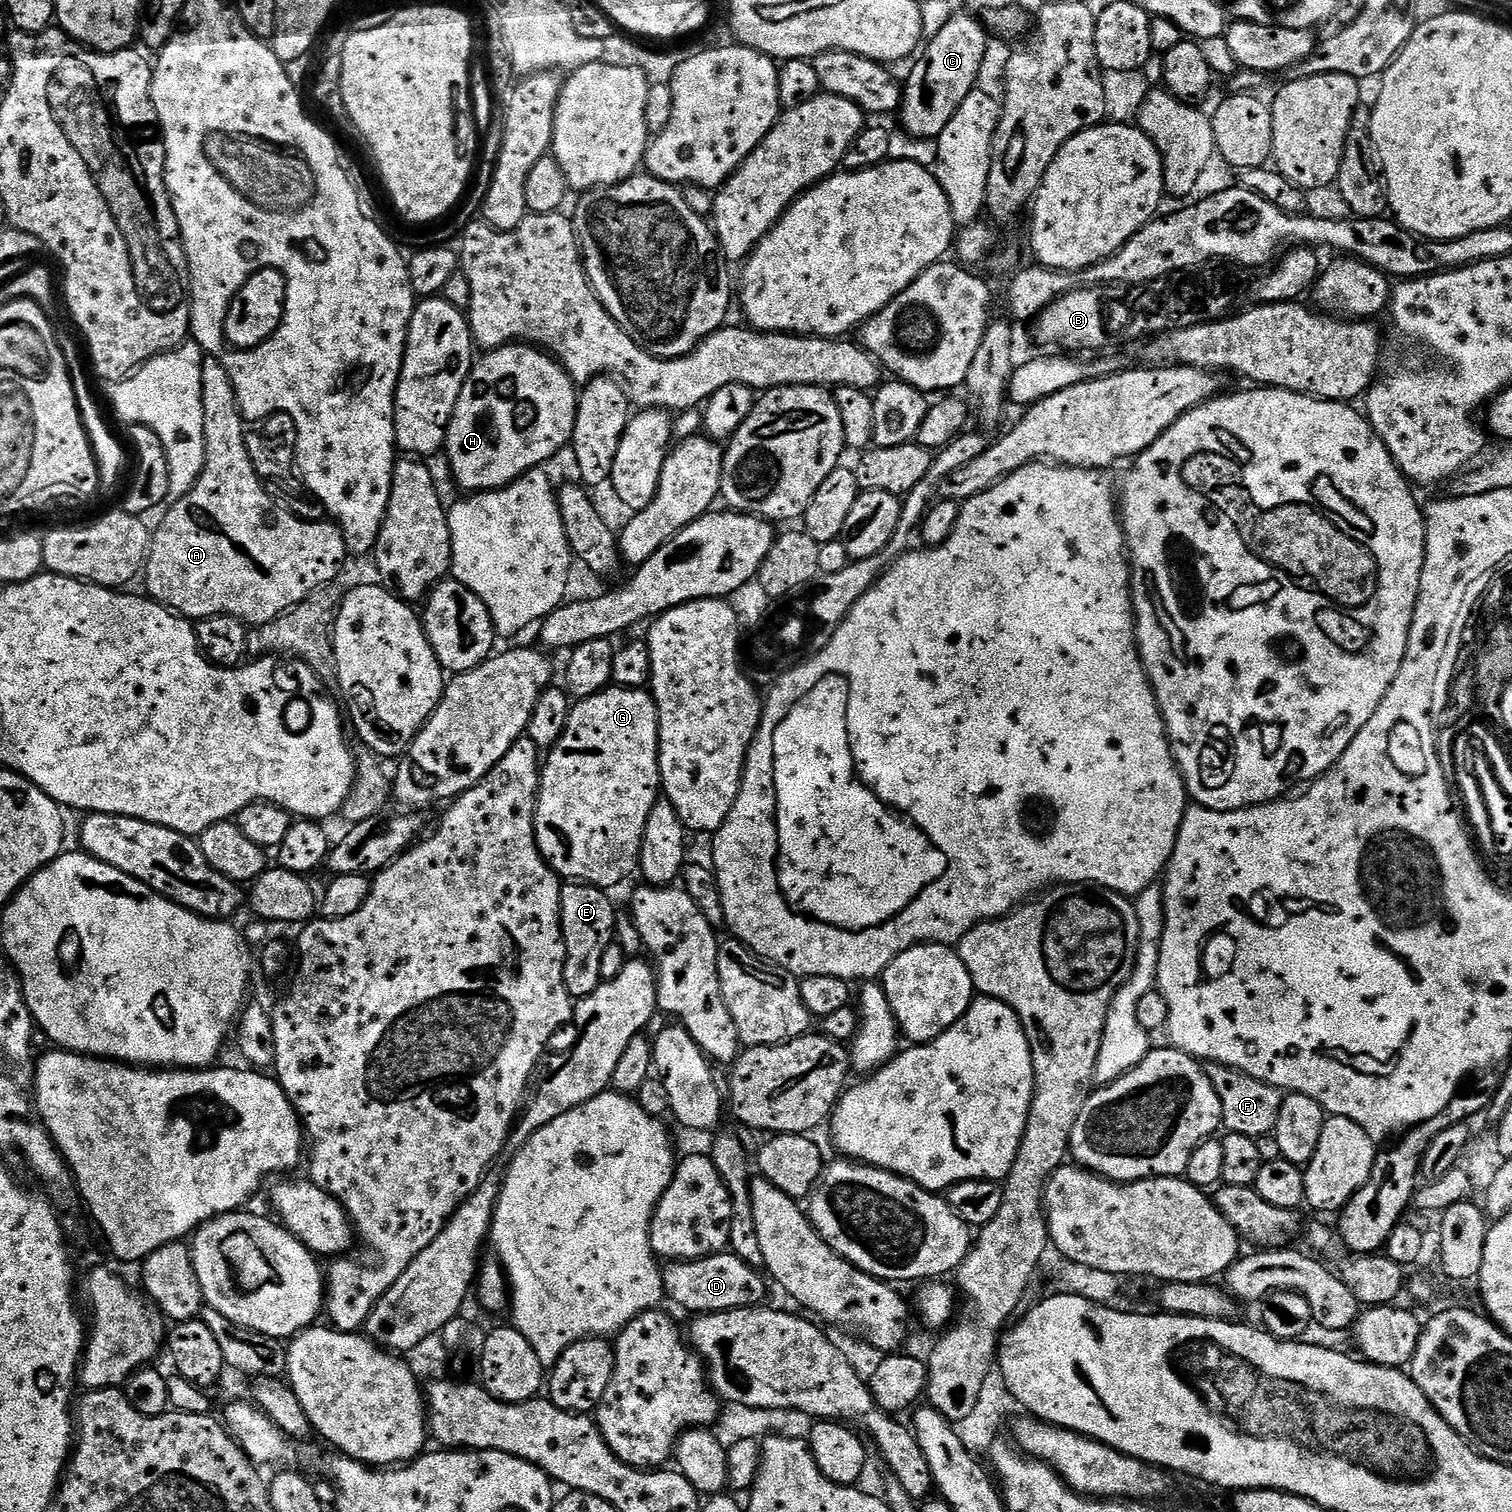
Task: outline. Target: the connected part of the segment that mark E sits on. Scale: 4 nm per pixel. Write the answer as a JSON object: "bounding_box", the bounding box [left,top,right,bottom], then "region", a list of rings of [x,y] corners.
{"bounding_box":[560,882,618,998],"region":[[[568,882],[560,890],[560,928],[564,932],[564,981],[566,990],[573,998],[583,998],[594,994],[594,990],[602,983],[602,954],[614,943],[616,935],[616,918],[618,908],[612,905],[612,900],[603,888],[596,888],[593,884]]]}

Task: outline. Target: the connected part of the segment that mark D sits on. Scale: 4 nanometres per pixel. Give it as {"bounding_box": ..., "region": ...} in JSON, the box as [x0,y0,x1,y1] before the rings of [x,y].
{"bounding_box":[663,1250,768,1314],"region":[[[730,1250],[717,1252],[714,1256],[703,1256],[701,1260],[678,1260],[669,1263],[663,1273],[665,1297],[669,1301],[673,1300],[678,1307],[692,1312],[691,1314],[754,1308],[765,1303],[764,1295],[768,1292],[764,1285],[765,1277],[757,1269],[746,1266],[746,1262],[742,1262],[742,1258],[738,1258]]]}

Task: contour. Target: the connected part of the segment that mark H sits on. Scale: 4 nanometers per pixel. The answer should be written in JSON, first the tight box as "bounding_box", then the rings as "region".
{"bounding_box":[448,342,577,494],"region":[[[513,342],[503,348],[485,351],[483,355],[481,360],[479,357],[473,363],[472,372],[462,386],[452,421],[448,423],[448,464],[464,494],[504,488],[533,468],[547,465],[551,456],[569,447],[576,421],[577,385],[549,353],[527,342]]]}

